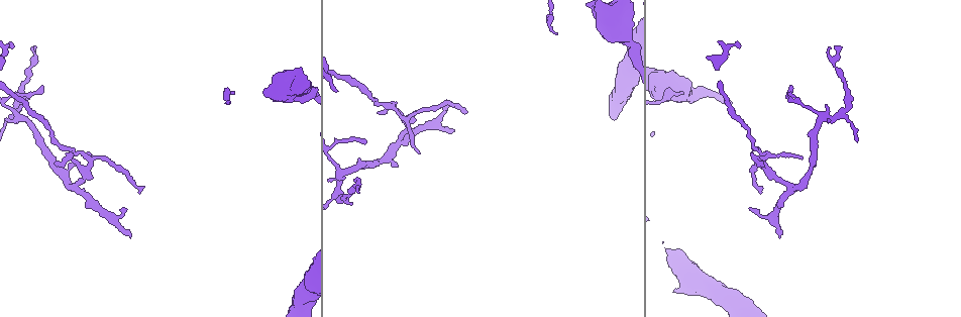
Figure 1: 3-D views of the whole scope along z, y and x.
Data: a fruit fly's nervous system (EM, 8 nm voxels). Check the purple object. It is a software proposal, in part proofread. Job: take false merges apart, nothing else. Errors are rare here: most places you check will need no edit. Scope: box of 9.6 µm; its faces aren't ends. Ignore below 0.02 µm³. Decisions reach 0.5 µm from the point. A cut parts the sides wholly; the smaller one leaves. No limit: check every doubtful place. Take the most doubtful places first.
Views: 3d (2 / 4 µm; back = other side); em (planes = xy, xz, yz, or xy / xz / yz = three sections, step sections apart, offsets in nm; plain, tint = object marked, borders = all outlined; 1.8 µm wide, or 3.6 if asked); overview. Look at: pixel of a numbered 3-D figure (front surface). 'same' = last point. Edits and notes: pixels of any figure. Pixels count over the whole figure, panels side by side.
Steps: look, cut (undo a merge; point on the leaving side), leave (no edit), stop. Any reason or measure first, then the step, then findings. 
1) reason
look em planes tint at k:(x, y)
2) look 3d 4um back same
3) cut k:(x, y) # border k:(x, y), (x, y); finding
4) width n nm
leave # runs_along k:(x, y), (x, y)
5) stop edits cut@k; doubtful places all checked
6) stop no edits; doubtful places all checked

four arms meet
look em 3.6um planes tint at 1:(17, 117)

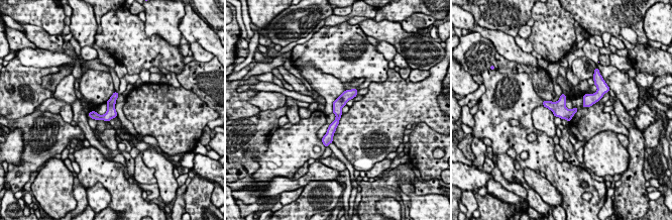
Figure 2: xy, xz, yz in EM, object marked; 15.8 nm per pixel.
leave # runs_along 2:(354, 91), (338, 104), (329, 137); all the same neuron

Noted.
three arms meet
look 3d 4um back at 1:(616, 16)

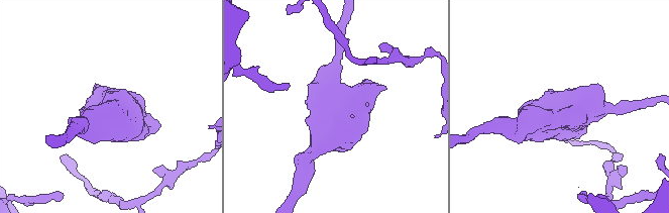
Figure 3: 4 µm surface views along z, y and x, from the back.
arms 3; arm_widths 260, 300, 360 nm
look em 3.6um planes tint at 3:(336, 107)

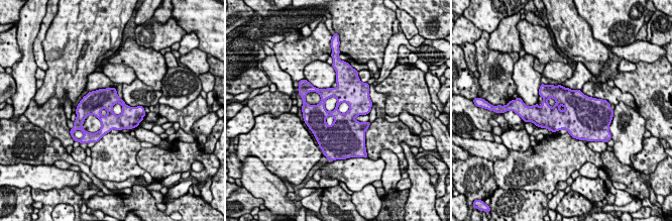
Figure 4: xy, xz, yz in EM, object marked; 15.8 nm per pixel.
width 300 nm
leave # one neuron here

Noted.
branch point
look 3d 4um at 1:(401, 143)

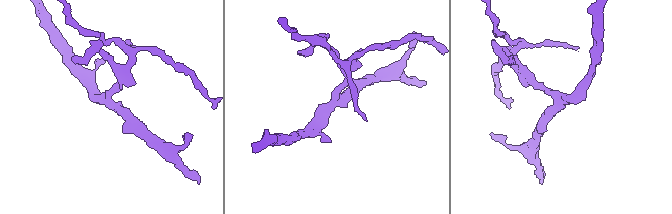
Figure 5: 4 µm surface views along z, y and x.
look em xz step 4 tint at 5:(561, 105)

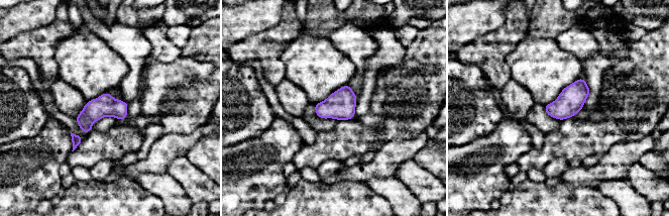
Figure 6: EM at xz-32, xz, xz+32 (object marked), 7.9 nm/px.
width 170 nm
leave # all the same neuron

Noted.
stop no edits; doubtful places all checked

